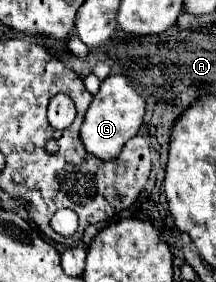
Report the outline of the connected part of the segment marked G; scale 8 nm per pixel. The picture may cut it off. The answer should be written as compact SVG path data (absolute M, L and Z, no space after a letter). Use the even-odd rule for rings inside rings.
M118 74L118 76L108 76L106 80L102 80L98 94L94 96L86 118L82 122L80 128L80 138L84 148L98 156L100 160L114 160L120 150L124 148L124 144L138 134L140 124L144 118L144 100L142 96L128 84L126 76Z

